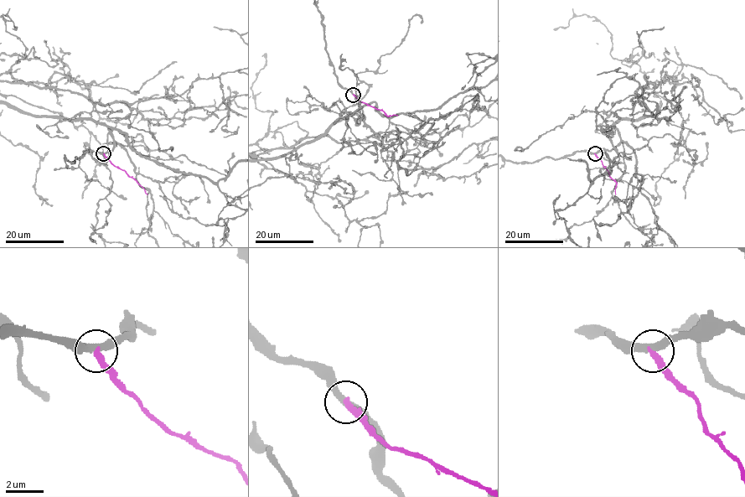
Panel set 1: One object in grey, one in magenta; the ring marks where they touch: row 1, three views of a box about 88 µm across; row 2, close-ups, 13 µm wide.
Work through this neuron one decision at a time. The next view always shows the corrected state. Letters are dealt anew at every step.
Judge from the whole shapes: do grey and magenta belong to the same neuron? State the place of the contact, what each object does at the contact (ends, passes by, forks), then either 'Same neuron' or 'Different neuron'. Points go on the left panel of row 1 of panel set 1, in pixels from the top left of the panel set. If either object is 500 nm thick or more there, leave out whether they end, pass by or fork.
Place: (103, 153). At the ring grey passes by. At the ring magenta ends. Different neuron

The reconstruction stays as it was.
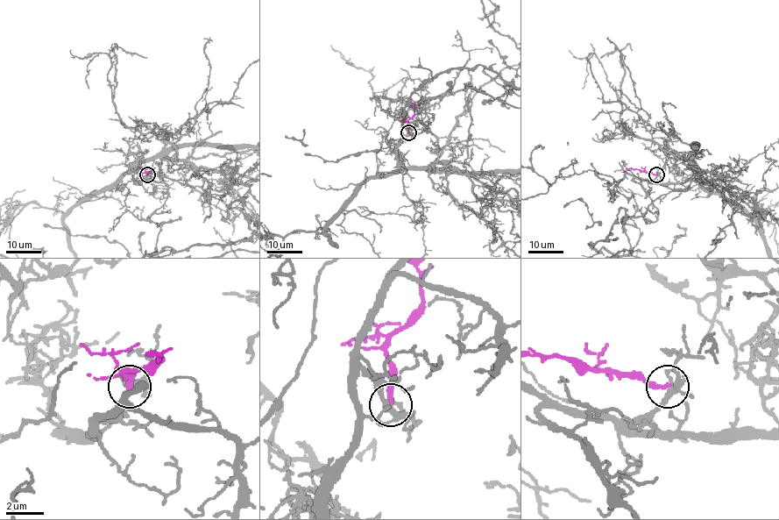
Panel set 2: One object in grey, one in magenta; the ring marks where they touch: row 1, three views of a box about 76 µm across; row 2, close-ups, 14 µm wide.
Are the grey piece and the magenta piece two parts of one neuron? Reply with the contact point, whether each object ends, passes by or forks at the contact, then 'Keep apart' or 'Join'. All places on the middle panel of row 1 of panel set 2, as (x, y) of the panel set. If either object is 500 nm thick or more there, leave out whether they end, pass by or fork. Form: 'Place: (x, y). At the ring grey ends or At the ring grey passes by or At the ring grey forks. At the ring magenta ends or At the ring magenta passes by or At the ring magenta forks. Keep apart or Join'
Place: (408, 132). At the ring grey forks. At the ring magenta ends. Keep apart

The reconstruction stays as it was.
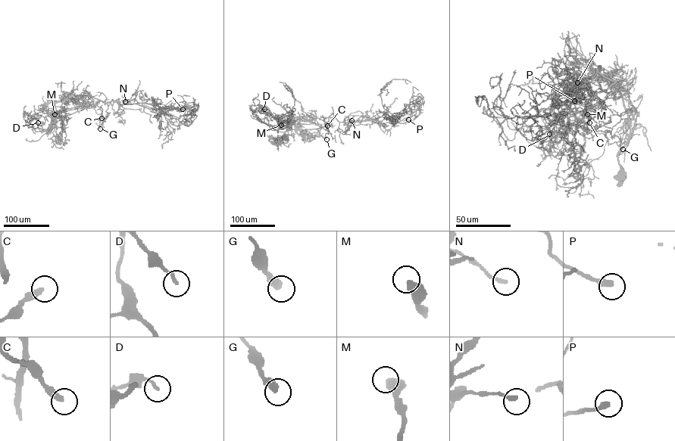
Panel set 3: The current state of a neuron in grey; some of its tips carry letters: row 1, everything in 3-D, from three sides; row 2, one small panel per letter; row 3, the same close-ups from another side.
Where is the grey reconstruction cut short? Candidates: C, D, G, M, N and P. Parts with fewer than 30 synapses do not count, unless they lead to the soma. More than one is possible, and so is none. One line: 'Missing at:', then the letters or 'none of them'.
Missing at: C, M

